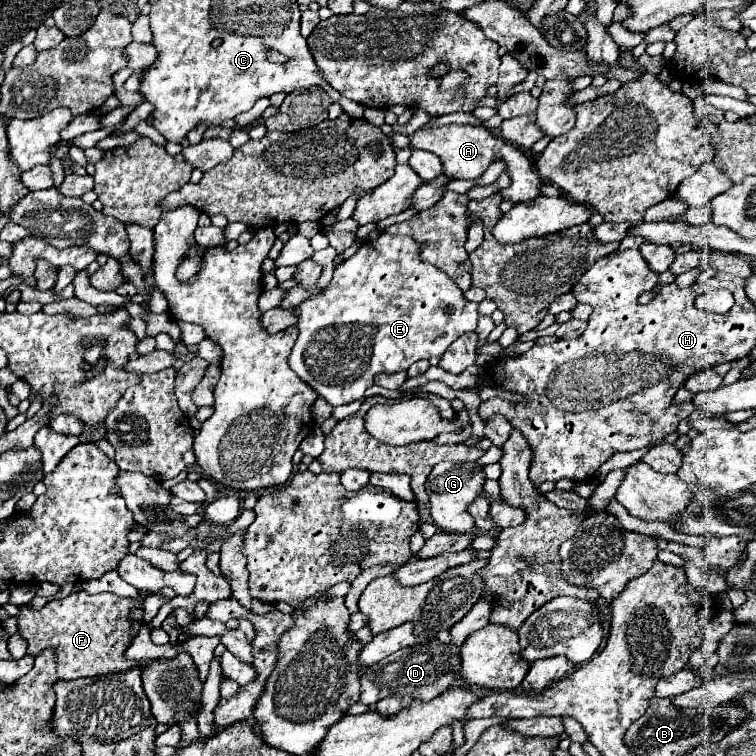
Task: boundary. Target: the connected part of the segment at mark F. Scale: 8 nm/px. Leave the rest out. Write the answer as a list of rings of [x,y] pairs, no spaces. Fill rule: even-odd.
[[[86,590],[72,592],[66,598],[50,600],[40,610],[30,604],[18,606],[18,634],[28,642],[28,654],[38,656],[42,650],[54,650],[58,678],[74,680],[84,676],[98,676],[106,672],[128,670],[132,666],[144,666],[146,662],[128,662],[122,658],[126,644],[138,634],[140,622],[126,620],[130,606],[142,606],[140,600],[120,598],[112,592],[88,594]]]

